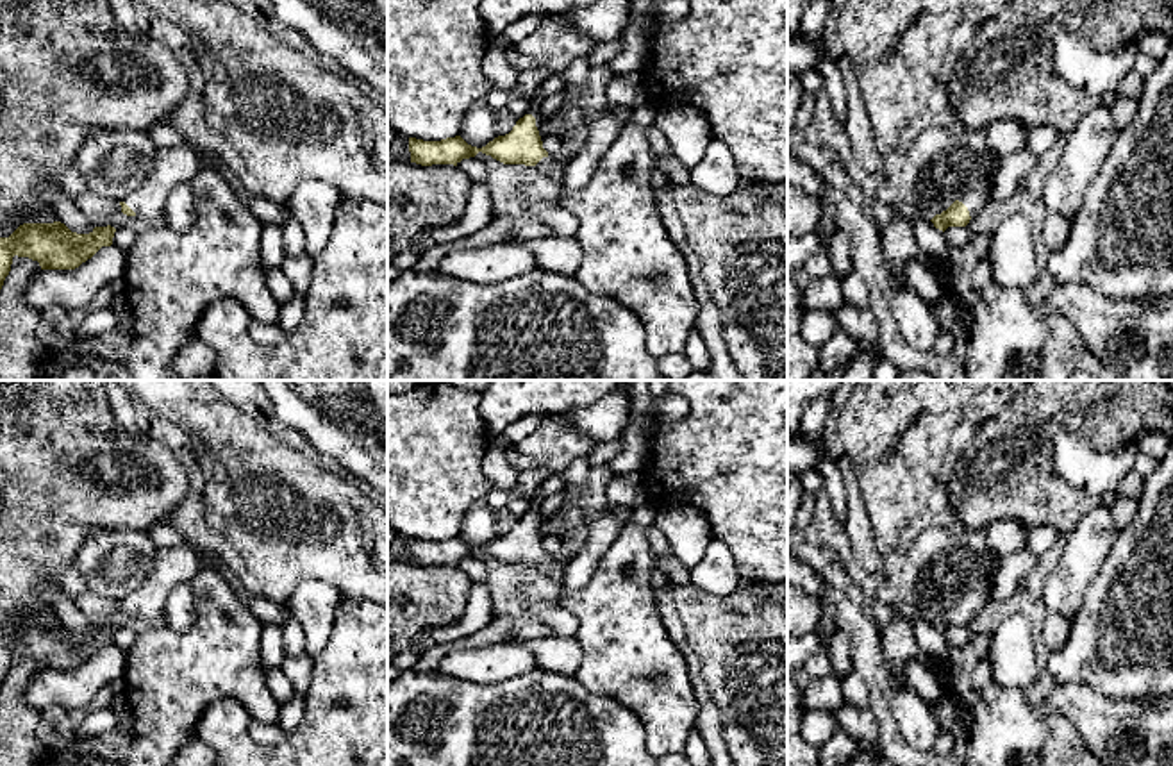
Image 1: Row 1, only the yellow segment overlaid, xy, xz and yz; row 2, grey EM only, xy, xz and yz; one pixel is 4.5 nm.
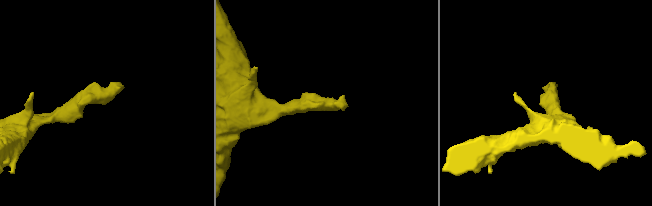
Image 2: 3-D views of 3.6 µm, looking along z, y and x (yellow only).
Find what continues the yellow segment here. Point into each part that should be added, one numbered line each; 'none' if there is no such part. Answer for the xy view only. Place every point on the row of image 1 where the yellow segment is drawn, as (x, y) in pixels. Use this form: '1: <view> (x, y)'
1: xy (170, 168)

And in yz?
1: yz (975, 200)

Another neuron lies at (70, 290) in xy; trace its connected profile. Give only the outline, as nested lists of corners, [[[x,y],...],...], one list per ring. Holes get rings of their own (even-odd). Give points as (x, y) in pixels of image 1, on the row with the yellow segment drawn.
[[[111,245],[102,246],[75,270],[43,270],[25,287],[25,302],[37,312],[62,307],[68,312],[89,305],[98,289],[125,275],[127,252]]]

